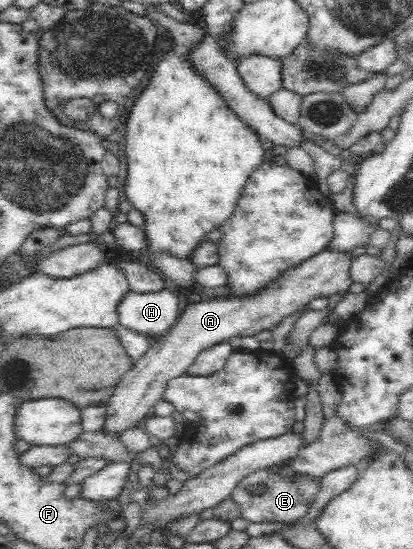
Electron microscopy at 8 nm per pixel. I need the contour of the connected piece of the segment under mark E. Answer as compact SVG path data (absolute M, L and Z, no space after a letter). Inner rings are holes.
M263 470L246 476L234 488L231 497L238 504L240 517L246 519L248 523L294 524L308 518L320 488L322 488L322 478L306 477L296 473L294 479L286 479L280 474L267 473Z

